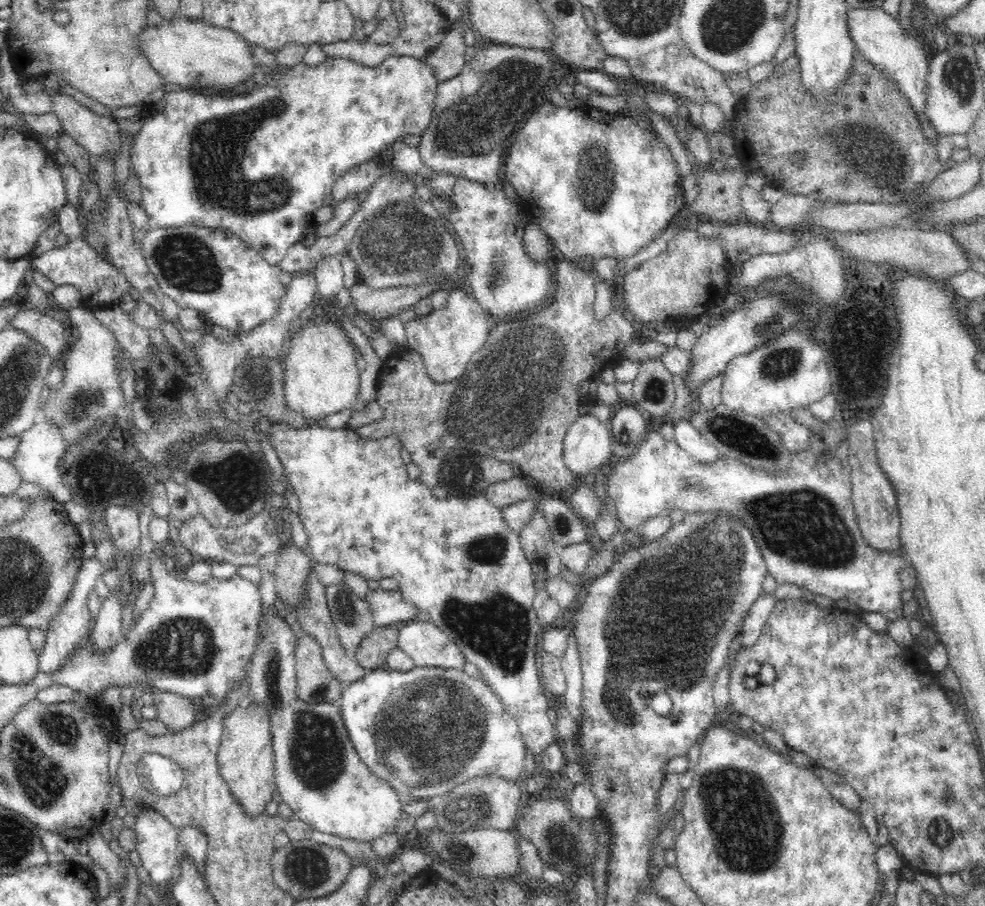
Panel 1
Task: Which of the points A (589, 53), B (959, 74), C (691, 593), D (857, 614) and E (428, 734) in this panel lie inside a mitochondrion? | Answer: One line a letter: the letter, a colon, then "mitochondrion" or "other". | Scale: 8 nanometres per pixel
A: other
B: mitochondrion
C: mitochondrion
D: other
E: mitochondrion

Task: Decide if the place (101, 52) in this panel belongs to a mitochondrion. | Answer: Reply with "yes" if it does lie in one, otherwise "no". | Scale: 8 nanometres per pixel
yes

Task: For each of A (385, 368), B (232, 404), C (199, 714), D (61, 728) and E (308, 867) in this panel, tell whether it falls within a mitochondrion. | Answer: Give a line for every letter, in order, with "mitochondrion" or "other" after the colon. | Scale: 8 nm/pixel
A: other
B: other
C: other
D: mitochondrion
E: mitochondrion

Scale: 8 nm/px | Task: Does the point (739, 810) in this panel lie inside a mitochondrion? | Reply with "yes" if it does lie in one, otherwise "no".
yes

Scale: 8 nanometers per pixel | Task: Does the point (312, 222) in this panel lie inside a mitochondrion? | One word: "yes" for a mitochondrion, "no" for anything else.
no

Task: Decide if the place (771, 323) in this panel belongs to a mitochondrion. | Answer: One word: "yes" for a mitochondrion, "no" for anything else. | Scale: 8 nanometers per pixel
yes

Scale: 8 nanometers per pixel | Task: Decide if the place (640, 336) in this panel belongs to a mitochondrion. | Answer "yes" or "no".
no

